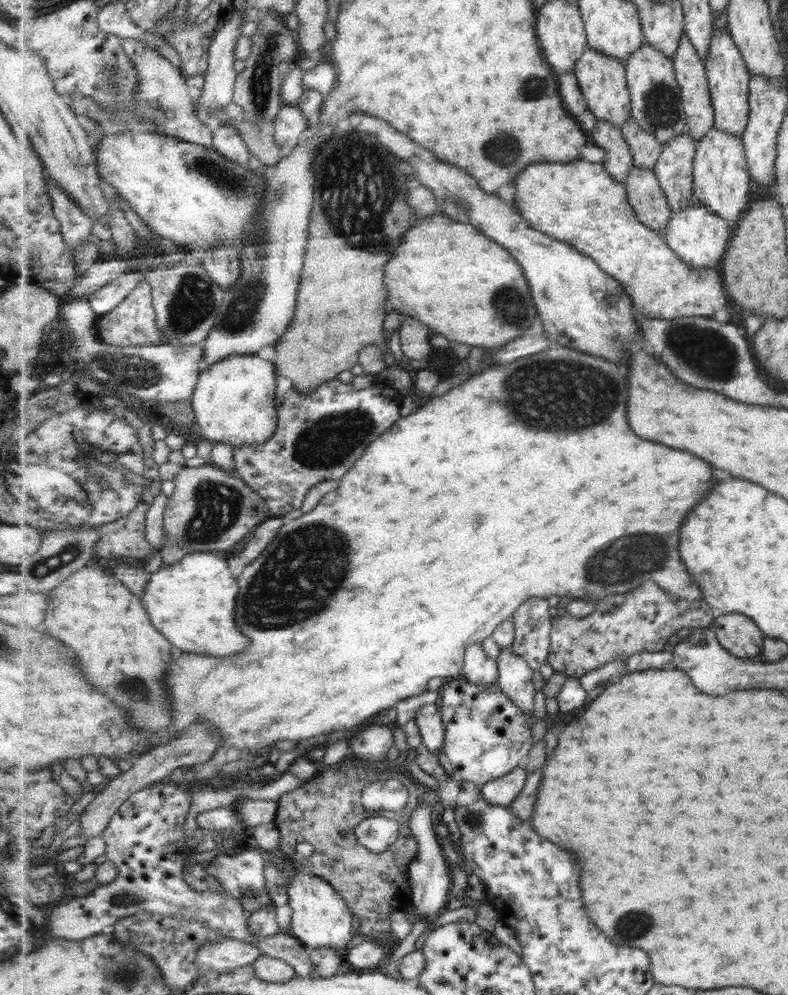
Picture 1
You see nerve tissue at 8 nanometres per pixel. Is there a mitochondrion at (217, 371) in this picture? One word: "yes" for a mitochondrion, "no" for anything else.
no

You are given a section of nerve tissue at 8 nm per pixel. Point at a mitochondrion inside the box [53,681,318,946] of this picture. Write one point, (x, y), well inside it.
(124, 899)

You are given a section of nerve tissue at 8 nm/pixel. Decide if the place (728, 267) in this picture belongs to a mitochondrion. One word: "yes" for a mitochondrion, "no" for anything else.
no

